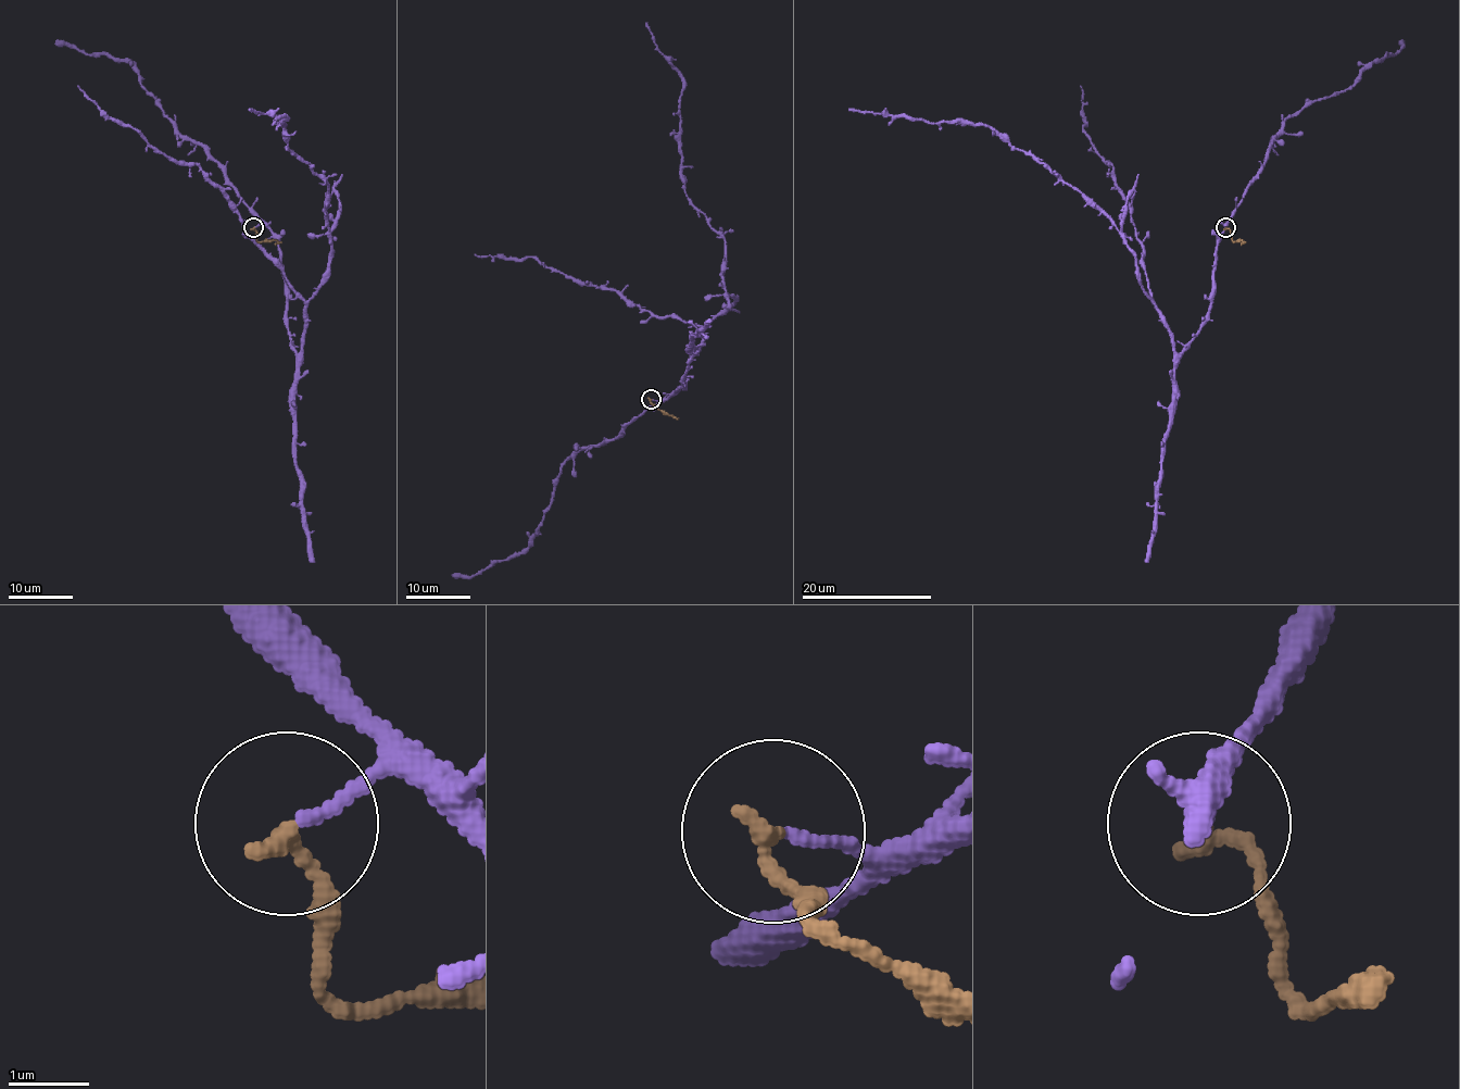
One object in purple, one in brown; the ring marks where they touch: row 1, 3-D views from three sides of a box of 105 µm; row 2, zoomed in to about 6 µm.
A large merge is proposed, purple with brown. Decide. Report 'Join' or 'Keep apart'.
Keep apart

